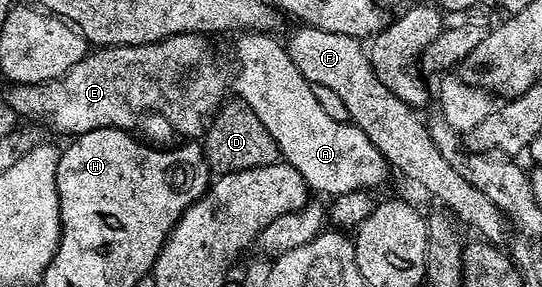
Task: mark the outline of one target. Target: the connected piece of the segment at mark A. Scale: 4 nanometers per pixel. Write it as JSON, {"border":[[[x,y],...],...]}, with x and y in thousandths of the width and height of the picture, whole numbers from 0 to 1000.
{"border":[[[448,111],[434,146],[434,202],[441,233],[430,244],[430,314],[441,324],[439,352],[458,369],[489,432],[489,453],[504,474],[520,561],[531,564],[566,634],[576,666],[590,662],[601,683],[635,676],[653,662],[677,662],[685,648],[699,648],[714,620],[718,575],[664,443],[648,425],[624,425],[605,404],[592,362],[585,362],[585,334],[577,334],[577,296],[548,244],[541,209],[530,188],[528,157],[520,143],[500,132],[493,111]]]}

